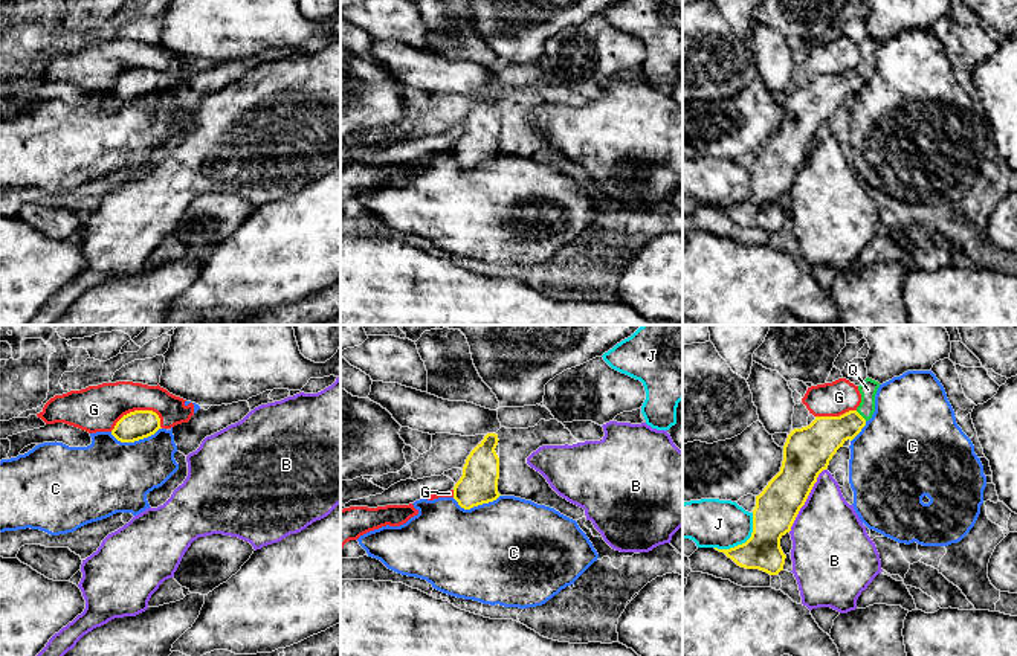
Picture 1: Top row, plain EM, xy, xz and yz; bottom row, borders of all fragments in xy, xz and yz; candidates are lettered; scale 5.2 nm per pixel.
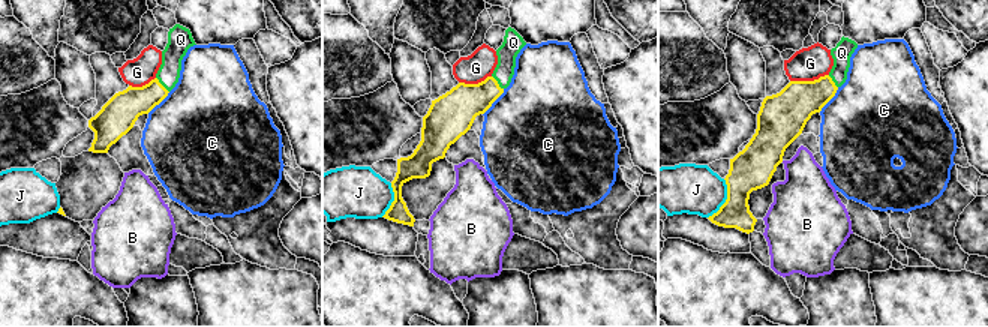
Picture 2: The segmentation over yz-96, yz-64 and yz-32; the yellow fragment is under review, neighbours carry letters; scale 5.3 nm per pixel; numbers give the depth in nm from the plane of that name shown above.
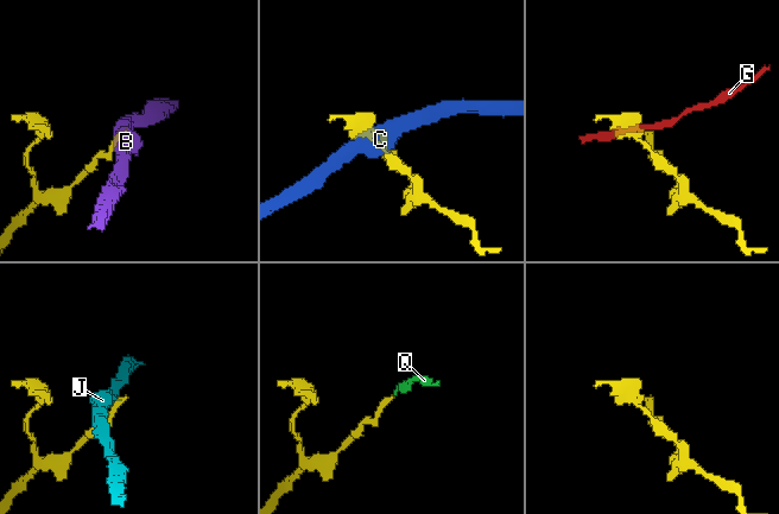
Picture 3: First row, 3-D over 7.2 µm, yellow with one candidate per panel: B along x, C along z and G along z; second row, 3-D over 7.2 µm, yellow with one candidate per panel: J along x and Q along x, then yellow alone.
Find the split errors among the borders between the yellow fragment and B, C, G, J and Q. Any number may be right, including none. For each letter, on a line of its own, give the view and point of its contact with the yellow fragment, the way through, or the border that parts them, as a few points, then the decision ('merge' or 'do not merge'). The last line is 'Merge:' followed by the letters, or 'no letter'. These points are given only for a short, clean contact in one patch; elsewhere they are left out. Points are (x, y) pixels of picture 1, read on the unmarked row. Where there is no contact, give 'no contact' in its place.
B: contact yz (805, 159); border yz (825, 127), (788, 189); do not merge
C: contact xy (135, 98); border xy (161, 86), (133, 99), (118, 99), (110, 92); do not merge
G: contact xy (139, 69); border xy (162, 86), (161, 77), (154, 70), (130, 69), (110, 89); do not merge
J: contact yz (745, 200); do not merge
Q: contact yz (860, 73); way yz (820, 98), (860, 73), (868, 63), (868, 48); merge
Merge: Q

